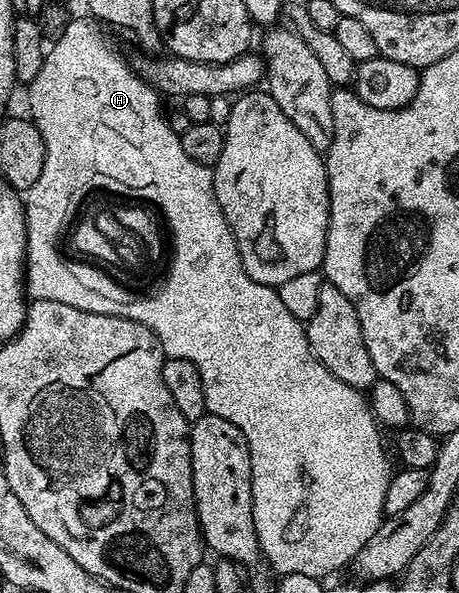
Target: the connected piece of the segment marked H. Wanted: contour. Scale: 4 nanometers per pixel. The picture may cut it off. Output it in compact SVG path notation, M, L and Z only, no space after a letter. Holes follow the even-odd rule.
M87 17L84 18L76 18L73 22L65 24L64 35L62 35L61 38L53 44L53 46L51 43L51 45L47 47L44 55L44 63L38 72L38 76L34 76L34 80L27 83L26 86L26 90L28 90L29 110L27 113L30 115L31 121L35 122L38 132L42 132L42 140L46 144L46 164L42 164L42 176L38 176L38 181L36 181L36 183L27 190L22 198L24 204L24 219L26 220L26 228L28 229L28 257L26 259L27 297L32 300L37 298L41 298L42 300L58 300L58 304L70 304L74 308L82 308L86 312L105 314L106 316L118 316L119 318L129 318L135 322L140 322L143 326L150 328L154 332L154 336L160 342L160 347L165 350L167 357L185 358L196 365L198 368L198 376L202 376L202 392L204 393L208 413L213 414L214 416L222 416L222 420L230 420L230 424L234 424L240 429L242 436L246 436L246 444L250 448L250 464L252 465L252 515L254 516L254 532L258 536L258 544L260 545L260 553L263 561L265 563L268 561L269 564L277 570L277 575L280 576L293 574L294 572L302 572L306 576L320 576L323 575L323 570L336 570L339 566L347 567L349 563L351 563L352 559L356 557L356 551L361 550L364 546L366 532L377 530L381 522L383 522L386 517L384 512L384 501L386 500L386 488L388 487L390 469L388 470L388 458L384 455L384 442L380 439L380 433L382 433L382 430L376 419L372 417L372 407L369 406L367 397L365 397L361 391L350 388L350 384L342 384L342 380L338 380L338 376L331 374L328 369L325 368L325 366L322 365L322 363L320 363L314 355L312 355L312 349L308 343L308 331L305 323L294 320L294 316L290 316L289 310L282 305L279 289L267 286L266 284L258 284L258 280L250 280L250 276L246 276L246 272L242 268L242 260L240 259L240 253L238 252L238 244L230 232L230 224L226 224L226 216L222 216L222 208L216 199L214 184L212 183L213 167L198 164L198 160L190 160L190 156L186 156L186 152L183 151L182 144L180 143L180 135L175 134L175 132L172 131L169 119L167 117L163 118L163 116L160 115L160 101L162 101L161 95L157 93L157 91L153 90L152 87L140 77L139 73L133 69L133 67L132 70L128 67L127 60L124 59L118 51L116 51L115 44L112 43L106 35L104 35L104 33L106 33L105 27L97 24L95 21L89 20ZM90 188L110 188L112 191L118 192L119 194L130 194L145 198L148 203L155 207L155 209L157 206L157 208L164 213L164 218L168 221L165 222L166 229L172 233L172 267L170 268L167 278L164 279L164 287L162 288L162 292L158 292L158 296L150 296L149 298L143 298L142 296L134 296L133 298L115 298L114 296L105 296L105 294L100 294L99 292L90 292L90 288L85 288L84 285L81 284L76 277L74 277L74 269L71 265L69 265L66 261L65 255L62 253L62 239L65 237L66 231L69 227L77 221L78 215L81 213L82 207L85 205L84 197L86 196L86 192L90 192Z

